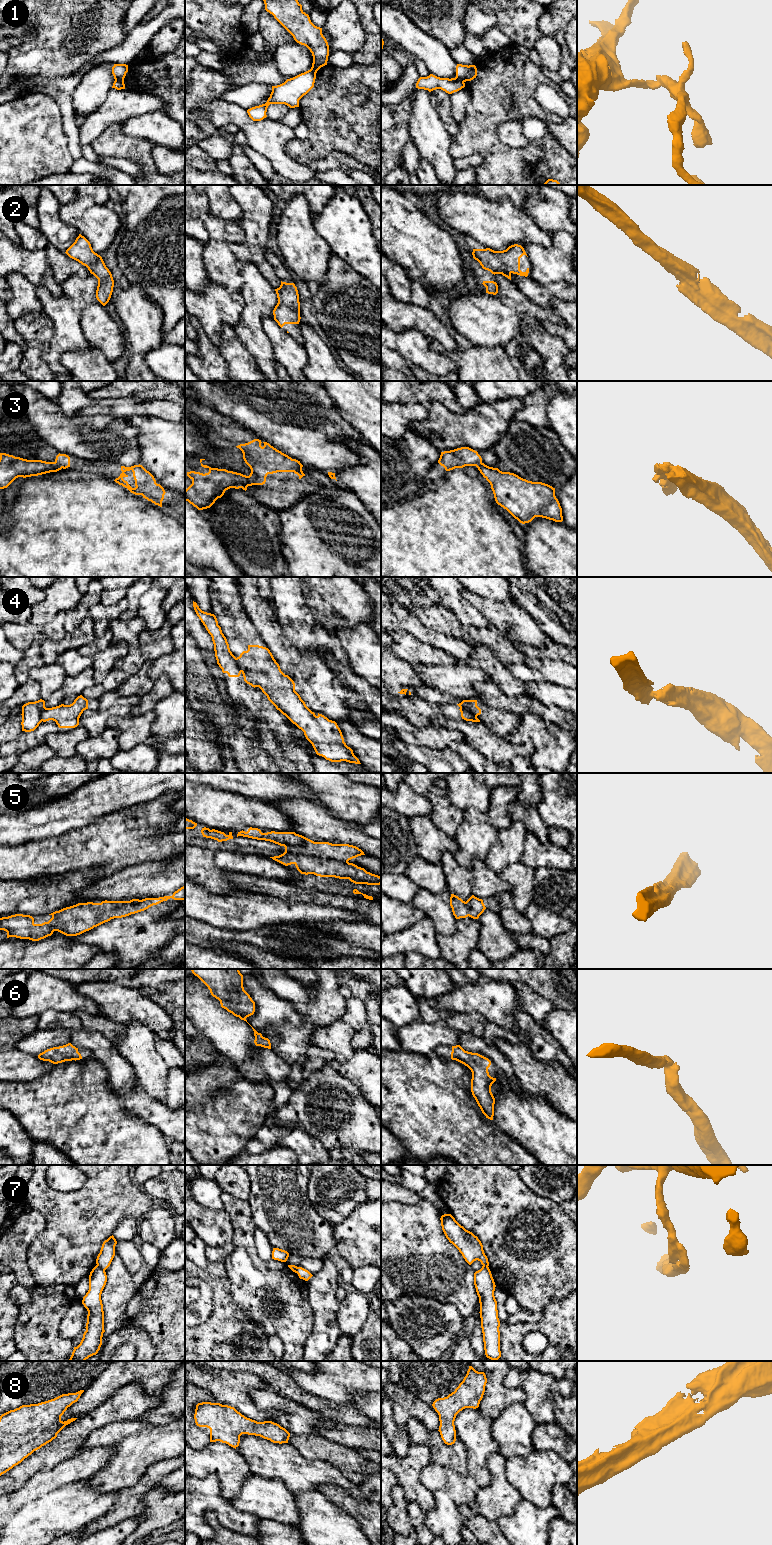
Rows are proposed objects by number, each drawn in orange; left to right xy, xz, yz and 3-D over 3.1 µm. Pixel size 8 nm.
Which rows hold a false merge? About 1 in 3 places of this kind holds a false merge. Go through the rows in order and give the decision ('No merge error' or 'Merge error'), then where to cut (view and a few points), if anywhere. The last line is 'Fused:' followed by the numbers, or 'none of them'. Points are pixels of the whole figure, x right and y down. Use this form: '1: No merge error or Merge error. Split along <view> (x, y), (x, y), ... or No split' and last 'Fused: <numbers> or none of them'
1: Merge error. Split along xy (115, 79), (123, 80)
2: No merge error. No split
3: Merge error. Split along xz (249, 475), (258, 484)
4: Merge error. Split along yz (460, 706), (474, 717)
5: No merge error. No split
6: No merge error. No split
7: Merge error. Split along xy (97, 1264), (104, 1271)
8: No merge error. No split
Fused: 1, 3, 4, 7

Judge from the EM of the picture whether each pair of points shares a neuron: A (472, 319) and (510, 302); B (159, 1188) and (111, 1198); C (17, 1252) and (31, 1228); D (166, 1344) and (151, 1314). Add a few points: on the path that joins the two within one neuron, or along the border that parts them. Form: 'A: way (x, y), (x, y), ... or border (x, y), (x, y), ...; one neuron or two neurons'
A: way (481, 319), (493, 319), (501, 311); one neuron
B: border (141, 1186), (153, 1198); two neurons
C: way (20, 1246), (24, 1242), (26, 1234); one neuron
D: way (166, 1336), (166, 1326), (159, 1319); one neuron

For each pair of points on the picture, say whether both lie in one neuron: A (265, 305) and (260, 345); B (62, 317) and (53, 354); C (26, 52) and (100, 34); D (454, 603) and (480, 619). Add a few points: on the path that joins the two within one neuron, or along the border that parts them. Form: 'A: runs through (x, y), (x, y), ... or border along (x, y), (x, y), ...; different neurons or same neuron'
A: runs through (256, 315), (256, 335); same neuron
B: runs through (62, 326), (62, 341), (58, 345); same neuron
C: runs through (44, 52), (55, 51), (72, 34), (82, 34); same neuron
D: runs through (460, 608), (466, 614), (474, 617); same neuron

